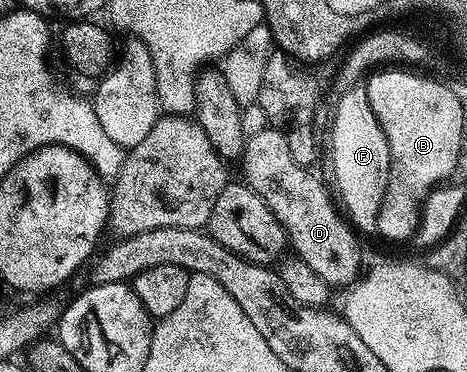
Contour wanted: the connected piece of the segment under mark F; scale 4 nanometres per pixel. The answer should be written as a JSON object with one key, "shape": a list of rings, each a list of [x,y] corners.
{"shape":[[[363,84],[353,85],[335,100],[336,114],[332,117],[332,173],[336,176],[337,187],[340,188],[339,200],[347,220],[361,234],[364,232],[372,235],[378,227],[378,211],[382,203],[378,185],[388,185],[392,162],[390,147],[370,107],[368,90]]]}

